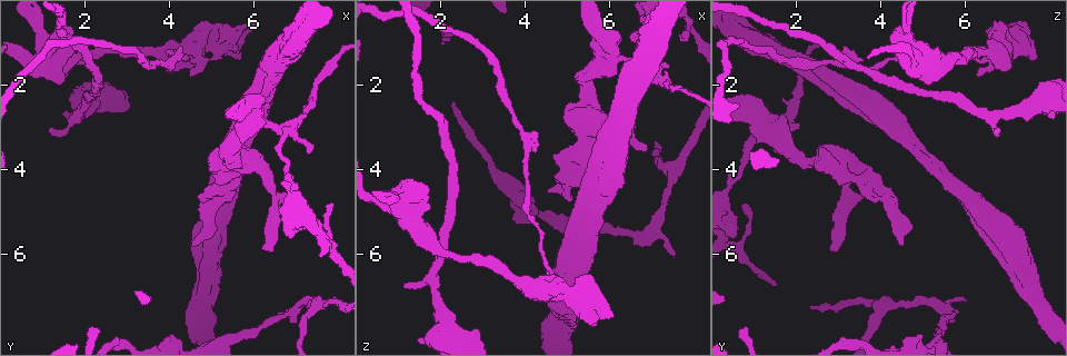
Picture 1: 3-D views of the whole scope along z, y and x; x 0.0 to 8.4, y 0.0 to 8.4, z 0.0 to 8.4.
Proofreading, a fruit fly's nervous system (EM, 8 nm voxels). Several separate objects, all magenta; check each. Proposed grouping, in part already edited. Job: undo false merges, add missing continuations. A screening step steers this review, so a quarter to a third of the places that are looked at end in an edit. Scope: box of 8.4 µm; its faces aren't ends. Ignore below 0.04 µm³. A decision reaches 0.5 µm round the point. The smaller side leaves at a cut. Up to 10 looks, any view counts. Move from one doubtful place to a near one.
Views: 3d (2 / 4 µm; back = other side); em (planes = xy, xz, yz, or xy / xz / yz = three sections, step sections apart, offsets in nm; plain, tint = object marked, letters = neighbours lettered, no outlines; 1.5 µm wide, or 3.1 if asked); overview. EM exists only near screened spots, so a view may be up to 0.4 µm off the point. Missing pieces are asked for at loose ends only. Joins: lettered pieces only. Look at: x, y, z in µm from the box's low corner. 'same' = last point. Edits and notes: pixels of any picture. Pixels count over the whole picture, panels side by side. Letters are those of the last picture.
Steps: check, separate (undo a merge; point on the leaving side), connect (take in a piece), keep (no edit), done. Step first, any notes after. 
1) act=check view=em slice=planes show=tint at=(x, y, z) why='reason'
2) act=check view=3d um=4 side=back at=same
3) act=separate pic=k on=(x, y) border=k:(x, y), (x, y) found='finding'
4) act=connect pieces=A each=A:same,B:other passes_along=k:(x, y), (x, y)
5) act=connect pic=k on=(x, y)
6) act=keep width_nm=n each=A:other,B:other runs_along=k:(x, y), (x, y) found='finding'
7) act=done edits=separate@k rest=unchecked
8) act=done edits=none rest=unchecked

act=check view=3d um=4 at=(0.80, 1.35, 4.90)

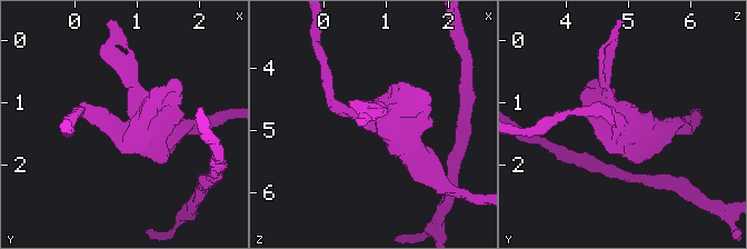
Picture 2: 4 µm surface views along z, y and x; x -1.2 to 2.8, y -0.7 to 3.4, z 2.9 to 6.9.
act=check view=em slice=planes show=tint at=(0.85, 1.35, 4.90) why='need the tissue'

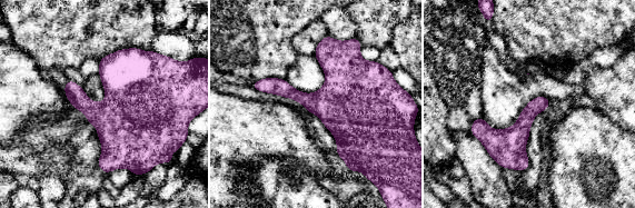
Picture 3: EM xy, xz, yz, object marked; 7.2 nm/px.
act=check view=em slice=planes show=letters at=same

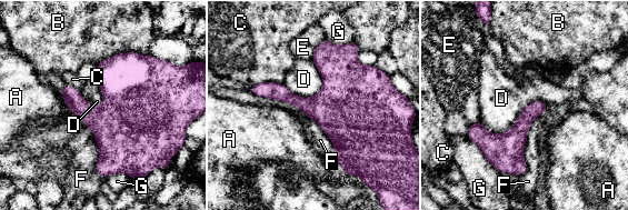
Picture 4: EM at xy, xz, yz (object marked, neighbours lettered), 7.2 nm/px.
act=keep longest_contact=F:500nm each=A:other,B:other,C:other,D:other,E:other,F:other,G:other border=4:(547, 104), (508, 131), (479, 121) found='one cell here'

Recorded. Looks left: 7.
act=check view=3d um=4 at=(4.90, 6.20, 7.25)

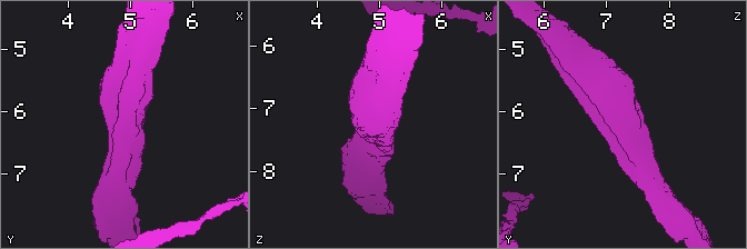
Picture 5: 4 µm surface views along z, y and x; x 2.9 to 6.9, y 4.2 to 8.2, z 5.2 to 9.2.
act=check view=em slice=xy step=4 show=tint at=(4.95, 6.15, 7.30)

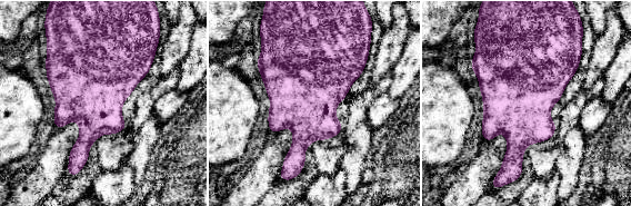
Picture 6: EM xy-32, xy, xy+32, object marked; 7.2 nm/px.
act=check view=em slice=planes show=letters at=same why='another direction'

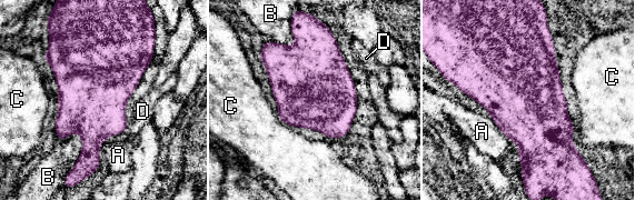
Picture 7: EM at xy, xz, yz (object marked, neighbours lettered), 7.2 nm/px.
act=keep each=A:other,B:other,C:other,D:other found='continuous, no second cell'

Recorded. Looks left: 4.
act=check view=em slice=yz step=8 show=tint at=(7.50, 7.15, 6.05) why='thin end'

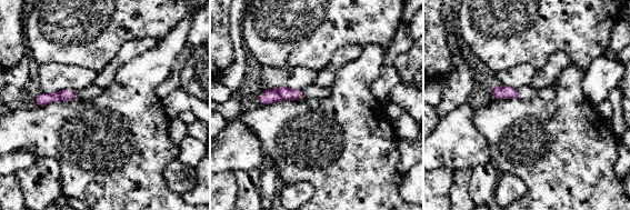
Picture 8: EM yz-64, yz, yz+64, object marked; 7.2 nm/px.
act=check view=em slice=planes show=letters at=same

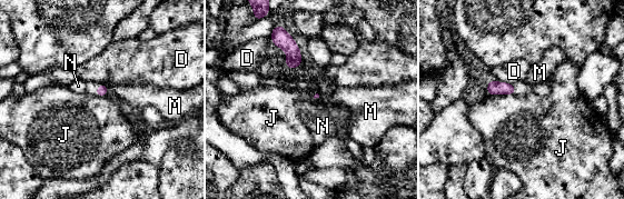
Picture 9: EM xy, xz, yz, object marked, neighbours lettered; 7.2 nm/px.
act=connect pic=9 on=(78, 86) each=D:other,J:other,M:other,N:same found='the cell continues'

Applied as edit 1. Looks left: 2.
act=check view=overview

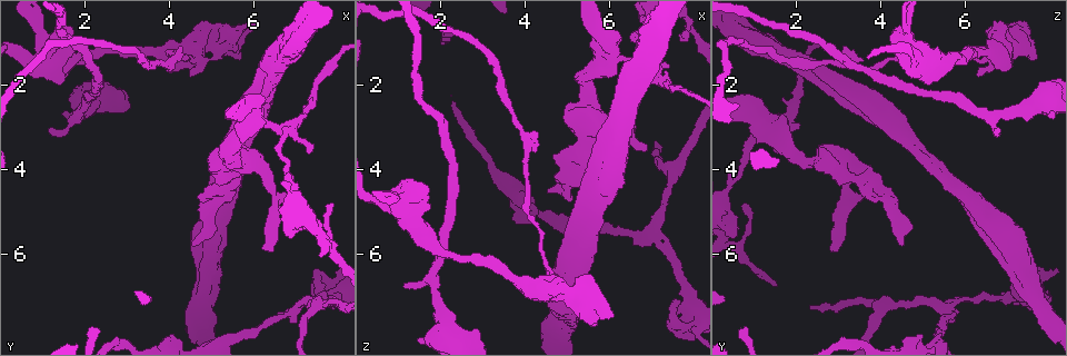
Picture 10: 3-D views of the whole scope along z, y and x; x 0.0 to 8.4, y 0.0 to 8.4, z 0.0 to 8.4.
act=check view=em slice=planes show=letters at=(4.60, 1.25, 6.75) why='two arms in line, one across'

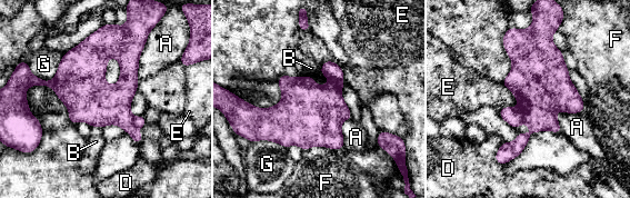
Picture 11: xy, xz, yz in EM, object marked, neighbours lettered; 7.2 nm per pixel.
act=separate pic=11 on=(513, 116) each=A:other,B:other,D:other,E:other,F:other,G:other border=11:(521, 108), (523, 121) found='two cells meet here'

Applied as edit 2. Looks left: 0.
act=done edits=connect@9,separate@11 rest=unchecked

